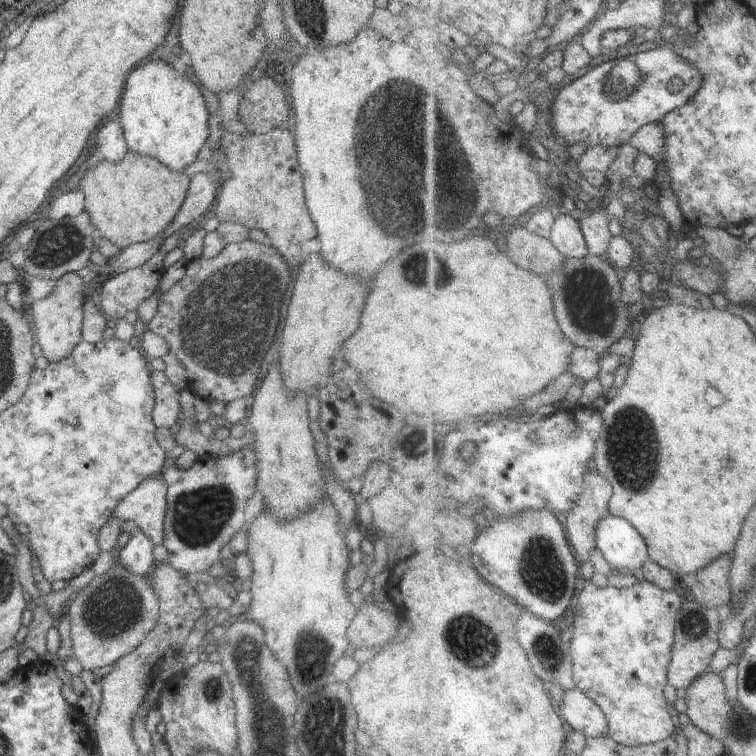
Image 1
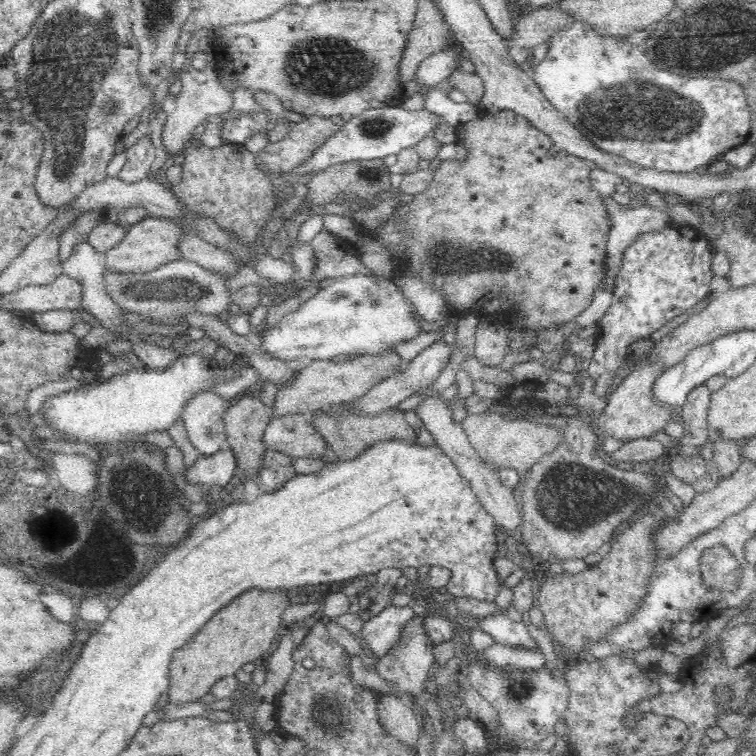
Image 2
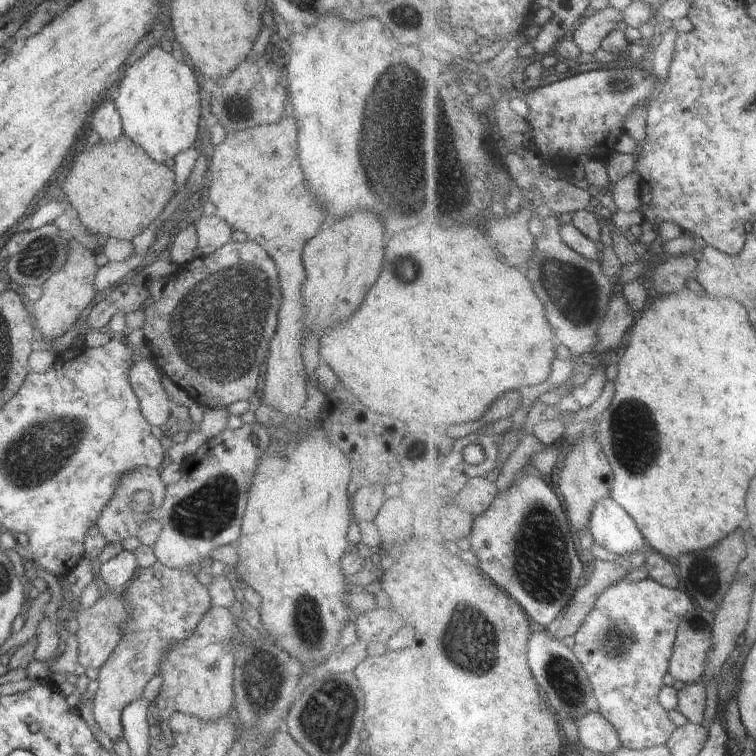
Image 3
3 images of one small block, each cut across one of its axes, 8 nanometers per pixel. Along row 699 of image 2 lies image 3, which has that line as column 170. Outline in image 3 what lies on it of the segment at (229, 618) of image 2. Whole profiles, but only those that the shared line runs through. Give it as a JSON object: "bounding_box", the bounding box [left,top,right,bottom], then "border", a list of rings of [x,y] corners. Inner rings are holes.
{"bounding_box":[64,132,174,241],"border":[[[124,132],[112,144],[100,138],[100,144],[92,150],[84,150],[72,162],[72,170],[64,182],[64,194],[72,208],[78,210],[78,218],[86,229],[104,234],[109,238],[132,241],[141,231],[146,230],[160,216],[164,206],[174,195],[174,172],[164,164],[152,160],[146,151],[128,138]]]}

